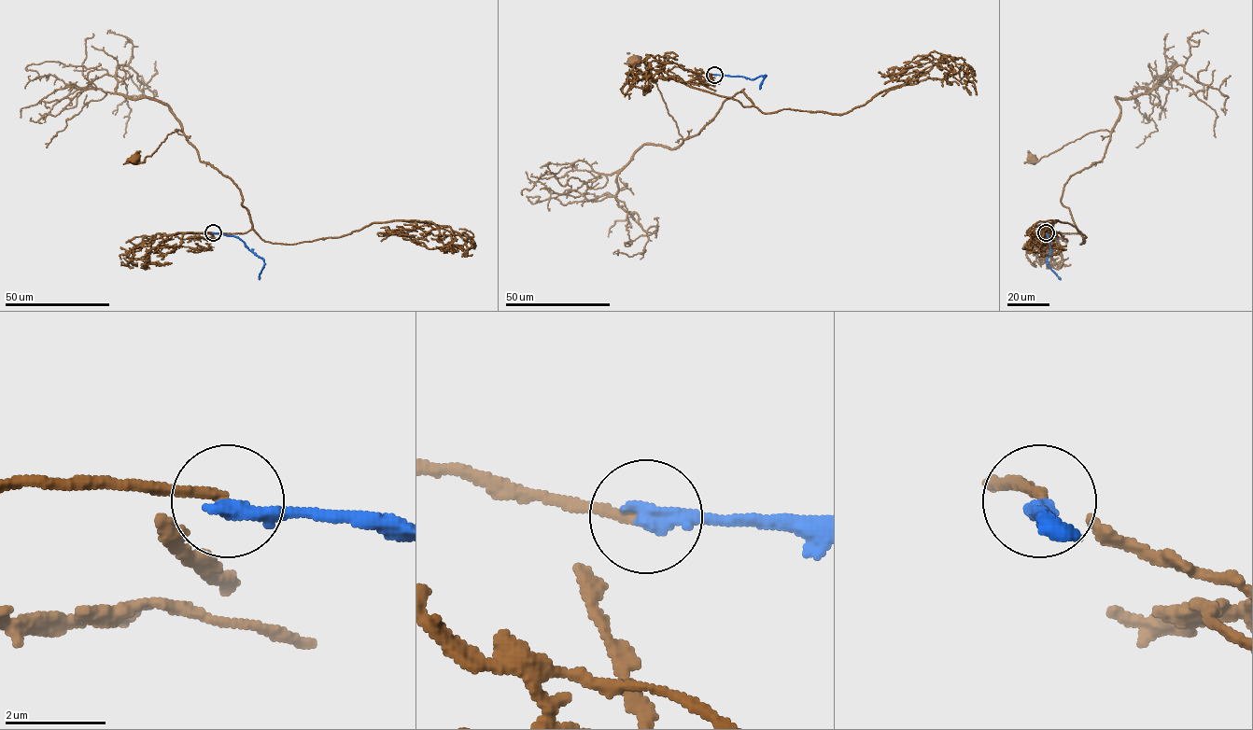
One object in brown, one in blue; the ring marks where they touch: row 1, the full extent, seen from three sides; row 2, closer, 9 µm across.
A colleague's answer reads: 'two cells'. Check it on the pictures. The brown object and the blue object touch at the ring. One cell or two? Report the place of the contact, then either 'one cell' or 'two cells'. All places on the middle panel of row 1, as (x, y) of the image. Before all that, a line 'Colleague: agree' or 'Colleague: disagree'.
Colleague: agree
place (714, 75); two cells

